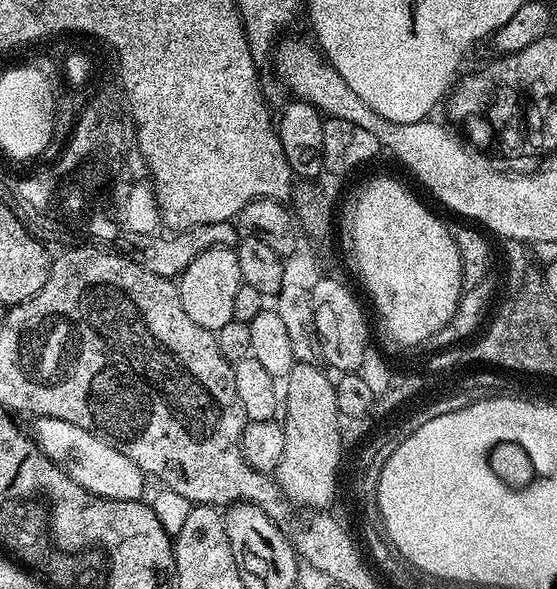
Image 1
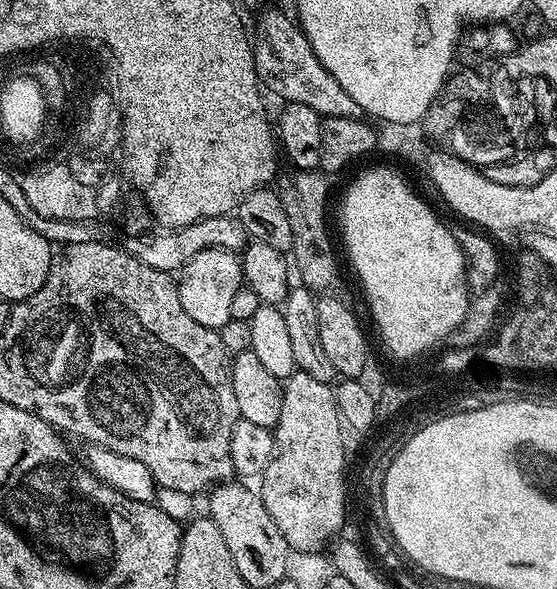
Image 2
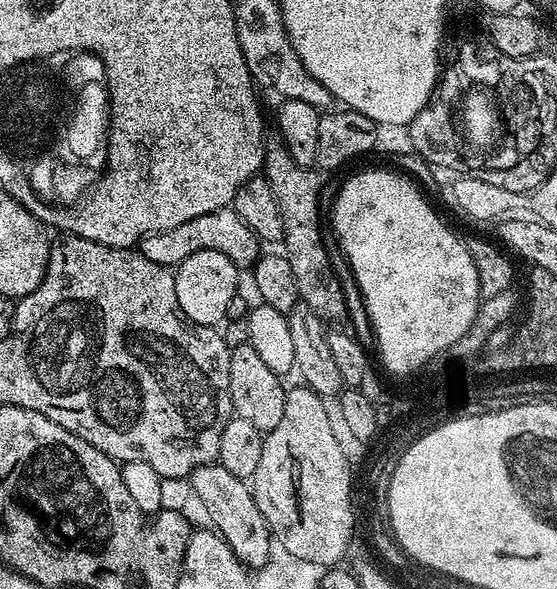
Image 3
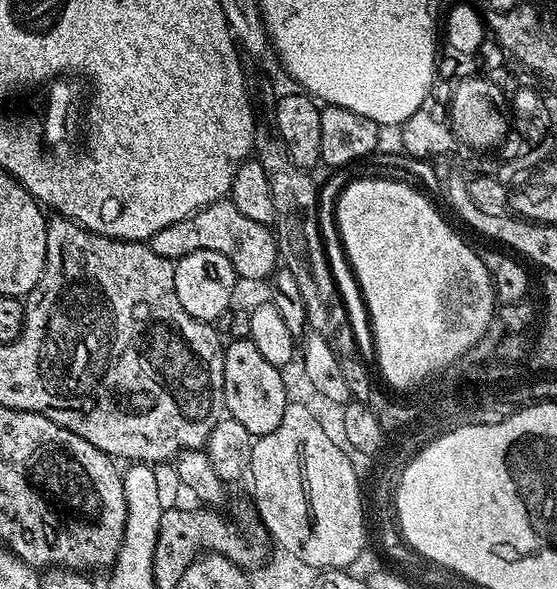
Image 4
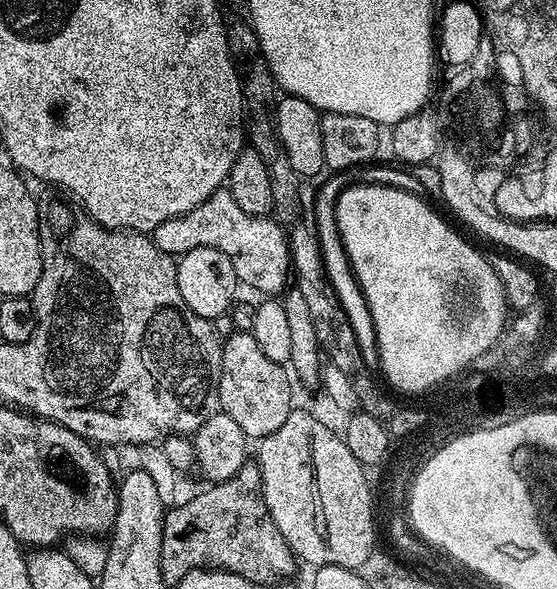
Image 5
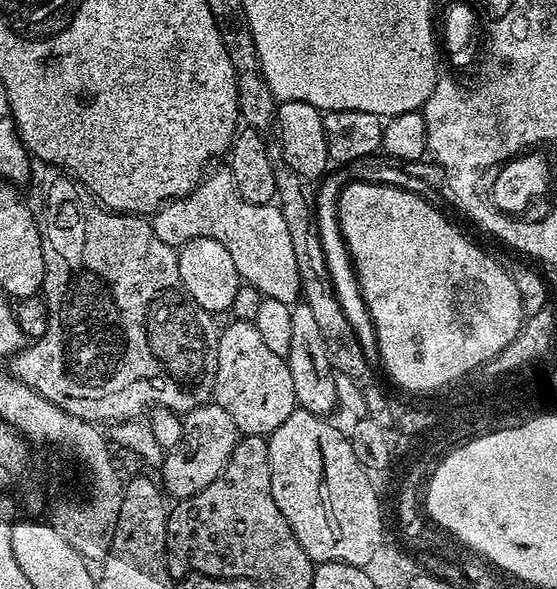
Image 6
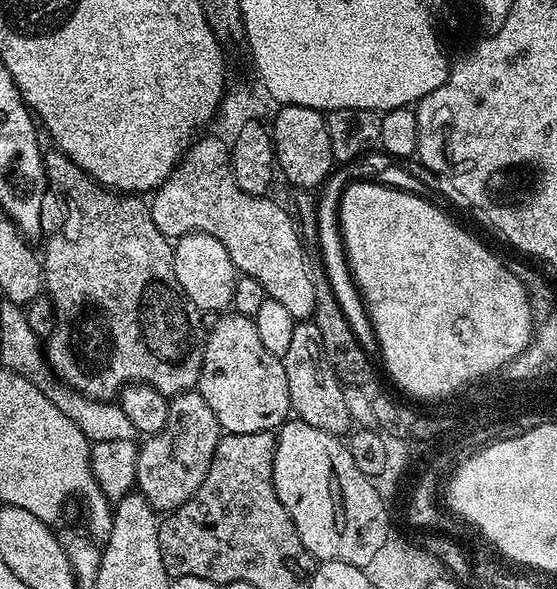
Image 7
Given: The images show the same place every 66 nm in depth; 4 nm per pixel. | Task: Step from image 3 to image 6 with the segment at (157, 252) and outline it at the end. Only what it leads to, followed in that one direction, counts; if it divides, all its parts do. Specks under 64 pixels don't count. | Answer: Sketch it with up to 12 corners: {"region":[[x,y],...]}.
{"region":[[209,171],[150,223],[158,242],[226,246],[241,281],[301,299],[290,229]]}

